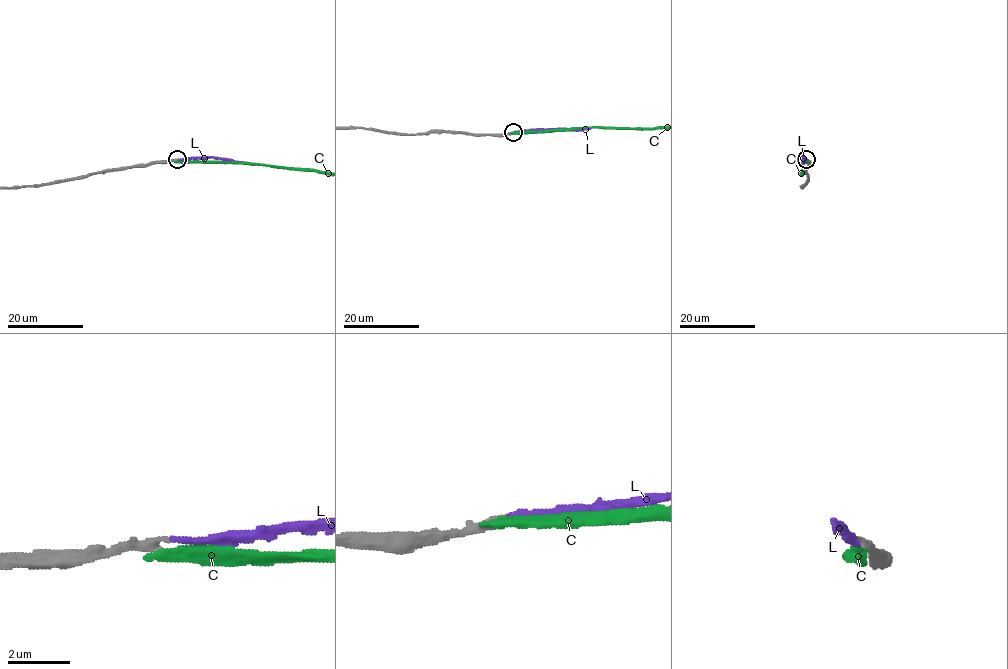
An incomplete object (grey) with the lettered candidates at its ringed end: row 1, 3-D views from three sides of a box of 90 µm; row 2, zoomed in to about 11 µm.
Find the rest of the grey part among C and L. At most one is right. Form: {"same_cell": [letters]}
{"same_cell": ["L"]}

